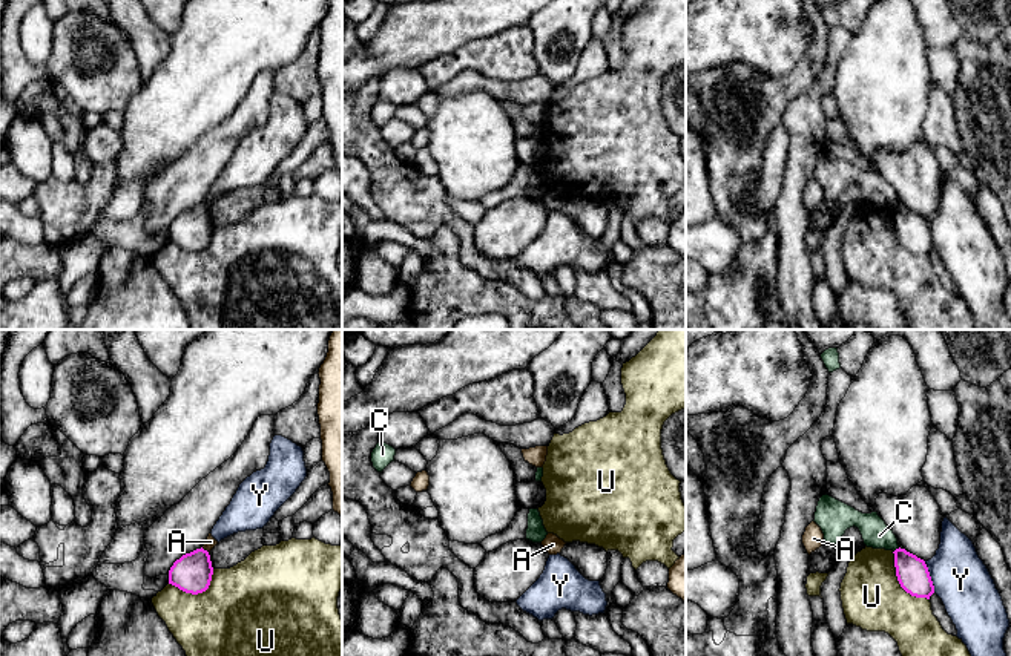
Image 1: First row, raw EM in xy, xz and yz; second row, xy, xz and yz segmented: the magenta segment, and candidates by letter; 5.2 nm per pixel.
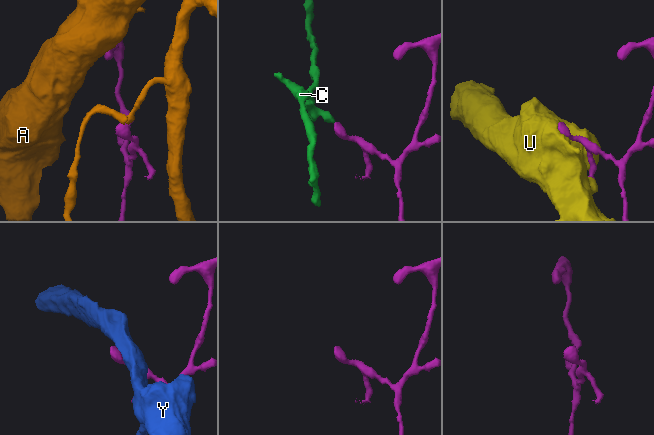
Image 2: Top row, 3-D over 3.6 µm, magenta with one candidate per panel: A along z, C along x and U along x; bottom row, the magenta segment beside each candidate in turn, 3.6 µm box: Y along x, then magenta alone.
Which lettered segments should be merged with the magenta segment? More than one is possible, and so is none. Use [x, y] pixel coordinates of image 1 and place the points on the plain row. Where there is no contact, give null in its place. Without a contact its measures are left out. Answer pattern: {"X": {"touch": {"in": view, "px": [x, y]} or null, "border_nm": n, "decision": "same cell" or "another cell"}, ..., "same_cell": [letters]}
{"A": {"touch": {"in": "xy", "px": [206, 207]}, "border_nm": 50, "decision": "another cell"}, "C": {"touch": {"in": "yz", "px": [896, 206]}, "border_nm": 50, "decision": "another cell"}, "U": {"touch": {"in": "yz", "px": [899, 239]}, "border_nm": 320, "decision": "another cell"}, "Y": {"touch": {"in": "yz", "px": [930, 233]}, "border_nm": 180, "decision": "another cell"}, "same_cell": []}

